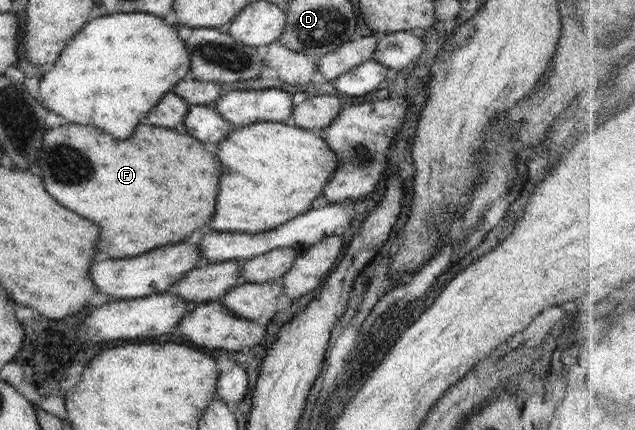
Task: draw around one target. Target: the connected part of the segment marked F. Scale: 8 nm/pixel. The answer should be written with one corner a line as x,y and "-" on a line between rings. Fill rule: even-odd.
61,125
50,131
44,129
42,137
38,153
42,183
60,205
100,227
96,257
108,255
124,259
152,251
152,247
178,243
196,231
198,225
206,225
214,215
220,163
216,163
214,155
206,151
202,143
186,133
176,133
164,127
138,125
130,139
118,141
94,127

